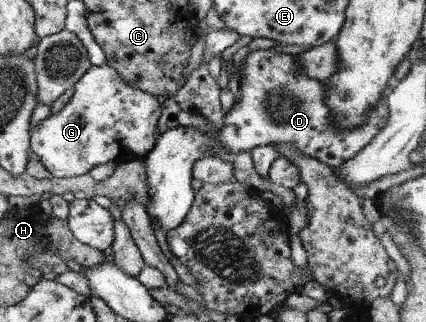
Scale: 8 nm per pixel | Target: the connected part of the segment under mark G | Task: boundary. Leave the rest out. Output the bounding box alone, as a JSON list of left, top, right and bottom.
[31,64,161,177]

